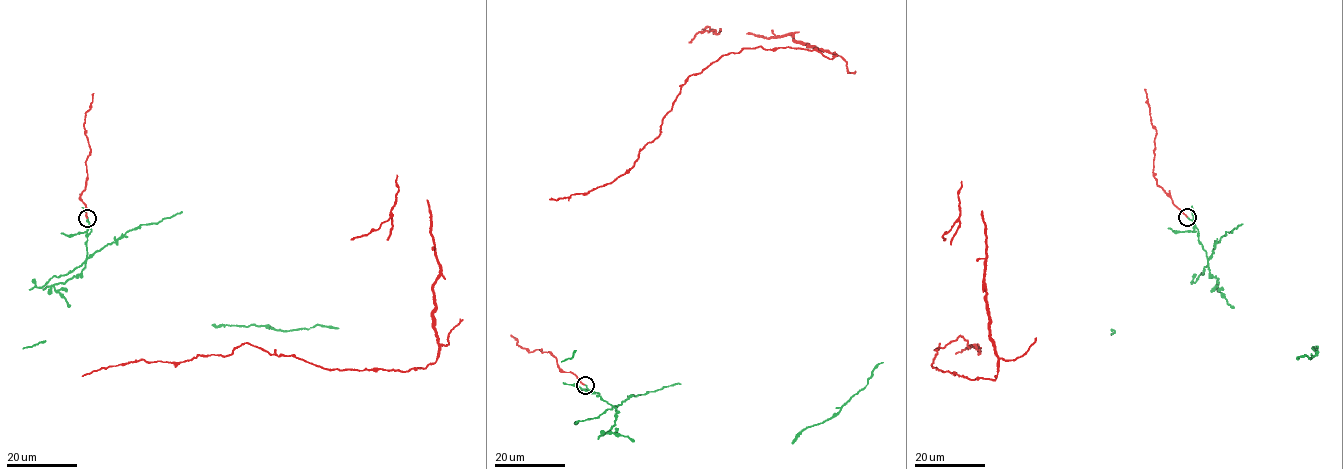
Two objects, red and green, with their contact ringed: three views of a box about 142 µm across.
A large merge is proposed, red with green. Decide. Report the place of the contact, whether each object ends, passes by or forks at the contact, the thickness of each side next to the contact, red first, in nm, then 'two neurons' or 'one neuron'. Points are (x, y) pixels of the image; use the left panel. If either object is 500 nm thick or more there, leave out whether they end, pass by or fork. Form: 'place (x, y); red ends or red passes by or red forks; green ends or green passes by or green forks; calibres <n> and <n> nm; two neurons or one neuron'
place (87, 218); red ends; green ends; calibres 170 and 150 nm; two neurons

